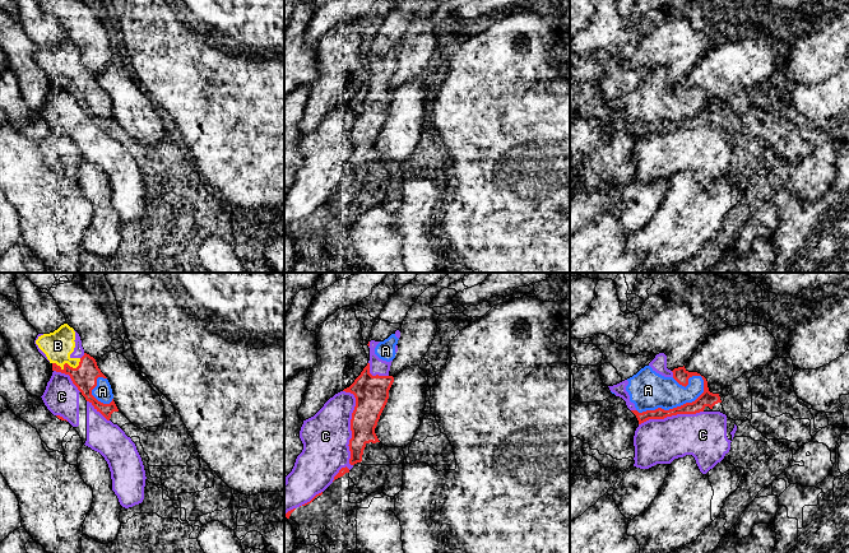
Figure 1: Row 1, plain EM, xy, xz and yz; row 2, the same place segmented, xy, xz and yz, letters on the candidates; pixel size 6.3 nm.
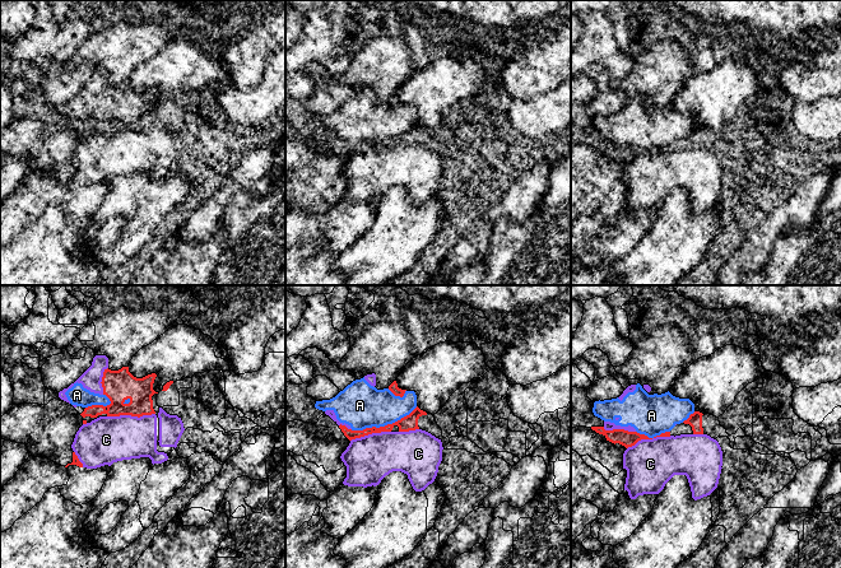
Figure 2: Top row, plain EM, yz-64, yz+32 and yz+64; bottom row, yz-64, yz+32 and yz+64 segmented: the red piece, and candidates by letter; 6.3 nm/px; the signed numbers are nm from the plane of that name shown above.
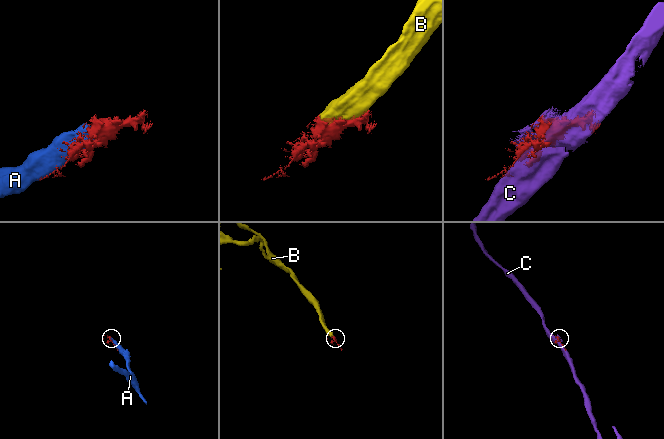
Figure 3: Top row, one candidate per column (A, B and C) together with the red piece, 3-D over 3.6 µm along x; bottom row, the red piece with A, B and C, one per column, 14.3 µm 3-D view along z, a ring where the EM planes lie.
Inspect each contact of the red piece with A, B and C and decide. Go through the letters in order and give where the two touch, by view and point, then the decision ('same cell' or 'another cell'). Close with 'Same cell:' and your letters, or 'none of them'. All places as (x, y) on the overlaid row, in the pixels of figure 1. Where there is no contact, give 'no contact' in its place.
A: meets red in yz at (674, 408); same cell
B: meets red in xy at (68, 365); same cell
C: meets red in xz at (351, 426); another cell
Same cell: A, B

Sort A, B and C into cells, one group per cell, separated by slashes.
A B / C

